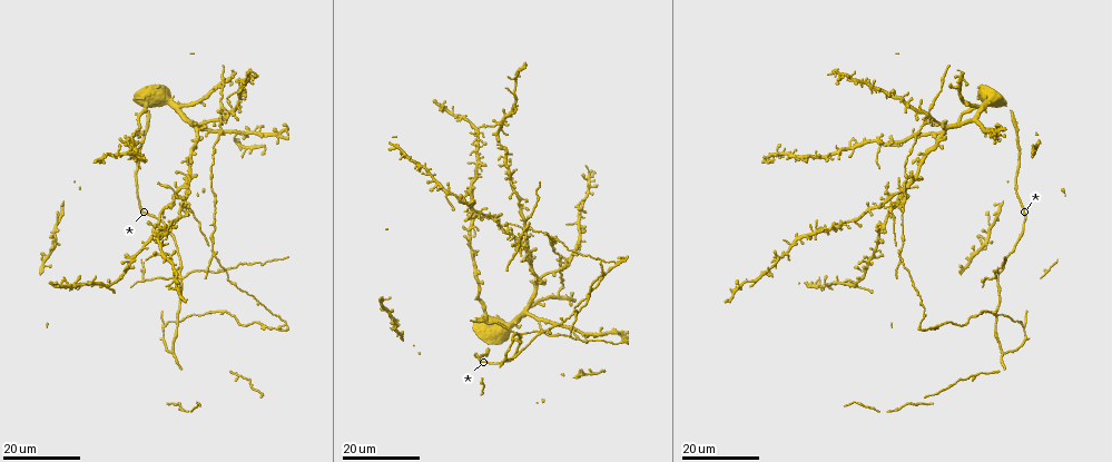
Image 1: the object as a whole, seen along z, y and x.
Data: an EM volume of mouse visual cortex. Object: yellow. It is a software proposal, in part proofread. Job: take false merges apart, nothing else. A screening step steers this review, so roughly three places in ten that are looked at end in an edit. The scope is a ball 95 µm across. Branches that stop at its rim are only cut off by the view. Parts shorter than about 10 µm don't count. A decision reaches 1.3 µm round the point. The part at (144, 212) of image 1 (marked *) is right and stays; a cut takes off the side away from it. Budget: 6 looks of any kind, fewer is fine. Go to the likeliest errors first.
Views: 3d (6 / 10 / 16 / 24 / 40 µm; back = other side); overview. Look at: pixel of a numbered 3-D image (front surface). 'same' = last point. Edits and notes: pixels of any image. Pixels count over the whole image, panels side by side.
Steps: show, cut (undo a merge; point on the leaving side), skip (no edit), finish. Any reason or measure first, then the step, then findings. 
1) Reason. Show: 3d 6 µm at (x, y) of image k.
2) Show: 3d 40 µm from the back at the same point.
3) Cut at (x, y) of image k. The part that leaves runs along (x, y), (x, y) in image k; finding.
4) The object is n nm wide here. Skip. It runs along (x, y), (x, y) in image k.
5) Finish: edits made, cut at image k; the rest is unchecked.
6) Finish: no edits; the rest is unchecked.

Thin arm on a thick one. Show: 3d 24 µm at (887, 198) of image 1.

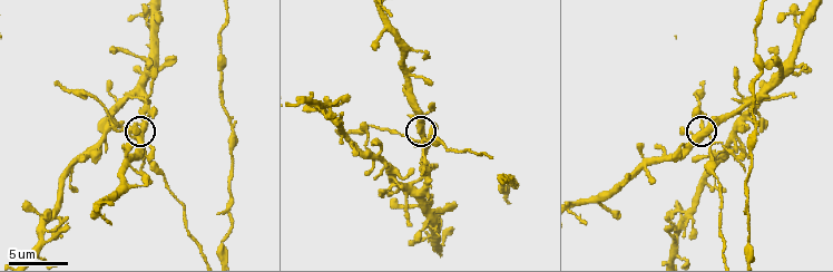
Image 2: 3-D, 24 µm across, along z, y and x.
Show: 3d 10 µm at (703, 133) of image 2.

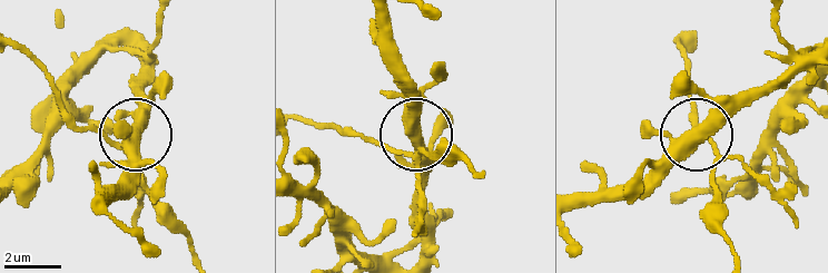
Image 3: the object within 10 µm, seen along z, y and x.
Skip. It runs along (812, 51), (733, 97), (705, 126), (717, 195) in image 3; all the same cell.

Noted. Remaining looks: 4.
Four arms meet. Show: 3d 24 µm at (994, 277) of image 1.

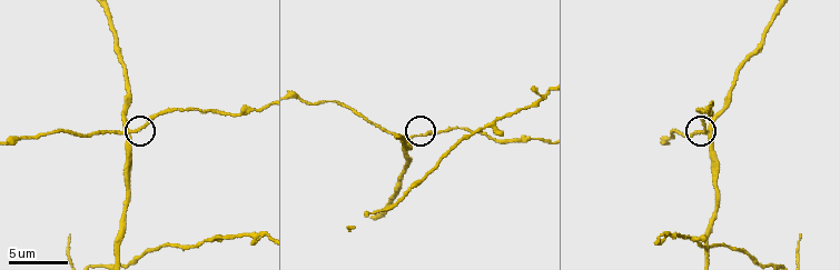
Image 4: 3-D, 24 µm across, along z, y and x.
Closer look. Show: 3d 6 µm at (131, 132) of image 4.

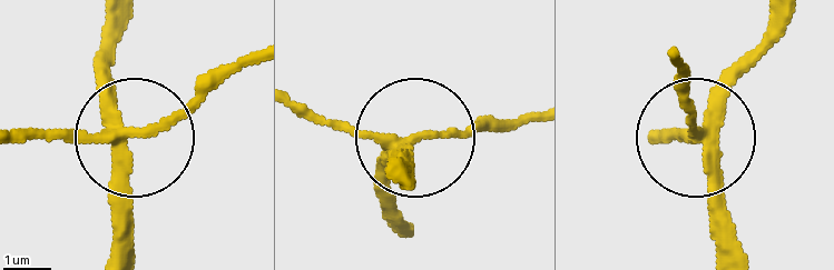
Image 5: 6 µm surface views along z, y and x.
Show: 3d 6 µm from the back at (696, 134) of image 5.

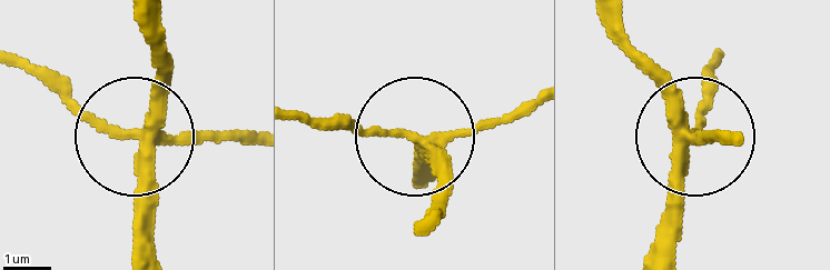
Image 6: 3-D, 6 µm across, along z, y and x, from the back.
4 arms meet here. Cut at (218, 131) of image 6. The part that leaves runs along (145, 140), (89, 124), (18, 69) in image 6; a second cell is stuck on.

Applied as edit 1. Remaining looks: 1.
Three arms meet. Show: 3d 10 µm at (663, 233) of image 4.

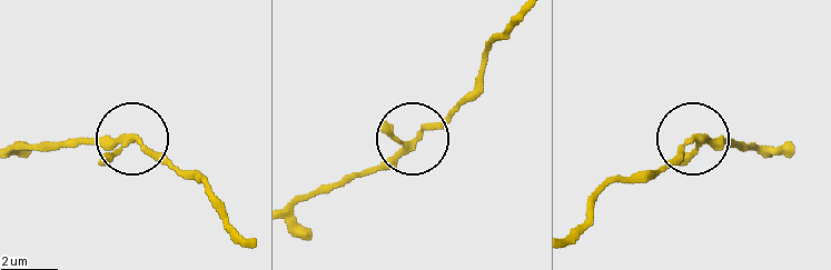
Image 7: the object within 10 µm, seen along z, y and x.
3 arms meet here. Skip. It runs along (768, 154), (726, 140), (693, 140), (658, 173) in image 7; all the same cell.

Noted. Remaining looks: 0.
Finish: edits made, cut at image 6; the rest is unchecked.

